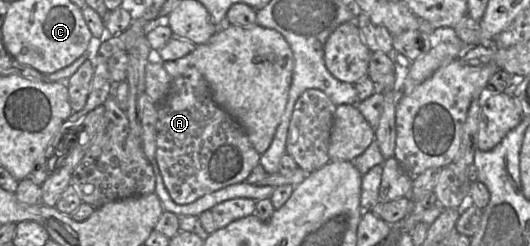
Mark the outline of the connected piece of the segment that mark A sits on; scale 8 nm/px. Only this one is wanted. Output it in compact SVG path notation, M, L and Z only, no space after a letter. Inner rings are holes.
M194 67L173 78L165 99L157 105L156 161L172 200L180 205L245 182L260 157L243 128L213 99L211 89Z

